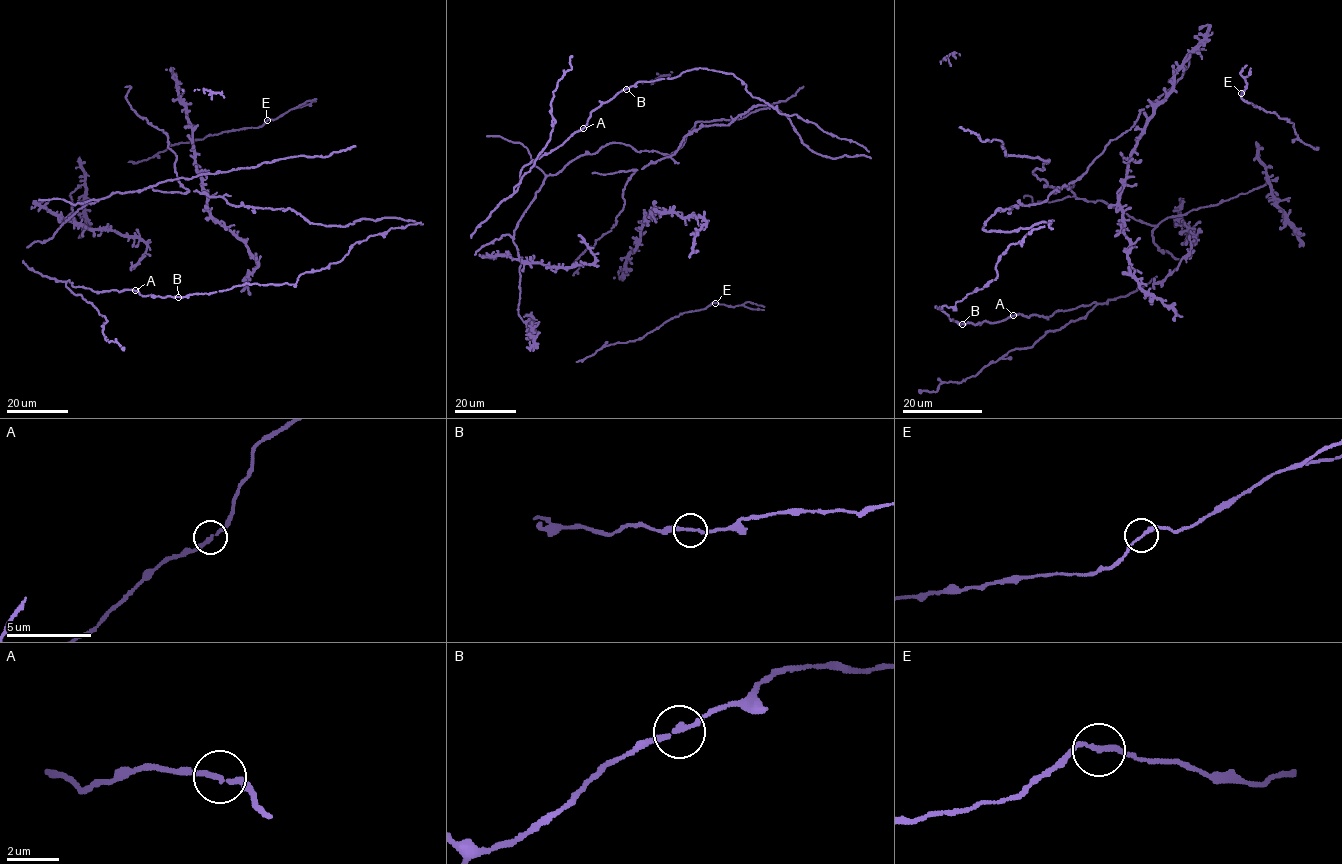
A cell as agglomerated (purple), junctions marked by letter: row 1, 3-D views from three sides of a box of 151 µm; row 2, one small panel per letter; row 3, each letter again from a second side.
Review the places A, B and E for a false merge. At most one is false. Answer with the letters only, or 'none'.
none

